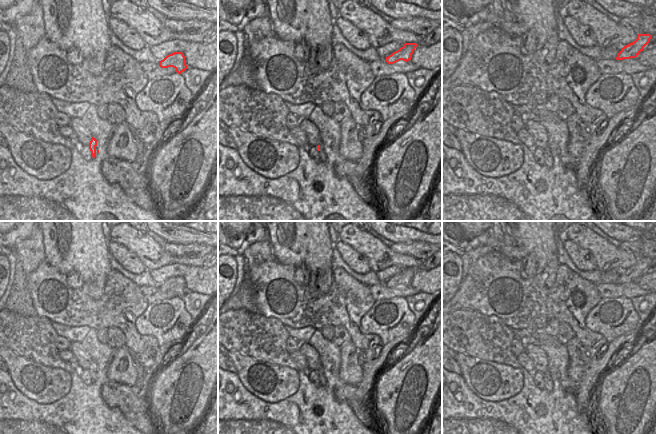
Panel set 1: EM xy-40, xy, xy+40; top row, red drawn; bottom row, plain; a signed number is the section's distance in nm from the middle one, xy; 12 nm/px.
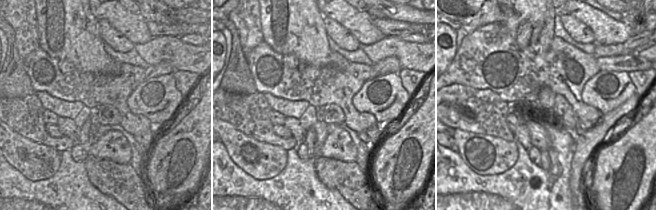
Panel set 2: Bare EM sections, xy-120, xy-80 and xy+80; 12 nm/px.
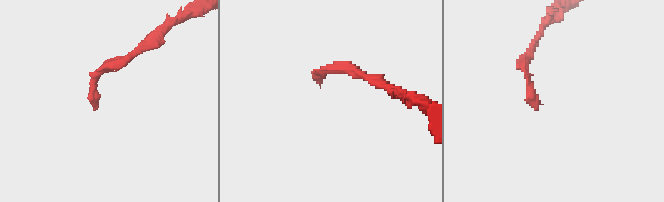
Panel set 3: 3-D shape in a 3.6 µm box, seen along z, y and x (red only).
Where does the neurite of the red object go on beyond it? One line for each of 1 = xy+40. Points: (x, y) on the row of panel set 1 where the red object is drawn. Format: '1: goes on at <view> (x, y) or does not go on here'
1: does not go on here

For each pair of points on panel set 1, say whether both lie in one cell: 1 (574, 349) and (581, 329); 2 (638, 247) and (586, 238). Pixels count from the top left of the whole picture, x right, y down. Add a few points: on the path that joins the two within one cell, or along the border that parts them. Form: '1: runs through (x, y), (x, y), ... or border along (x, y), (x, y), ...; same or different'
1: border along (574, 336), (583, 346); different
2: border along (618, 247), (633, 253), (637, 257); different

